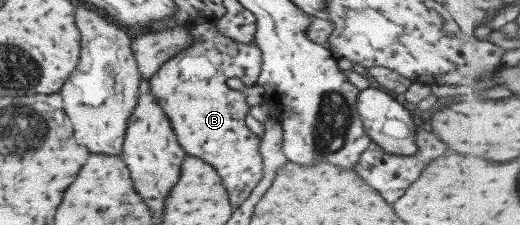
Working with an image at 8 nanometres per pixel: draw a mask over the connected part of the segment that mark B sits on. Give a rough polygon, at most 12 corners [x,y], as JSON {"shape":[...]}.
{"shape":[[190,26],[150,89],[179,146],[215,168],[231,206],[264,172],[245,125],[262,52]]}

